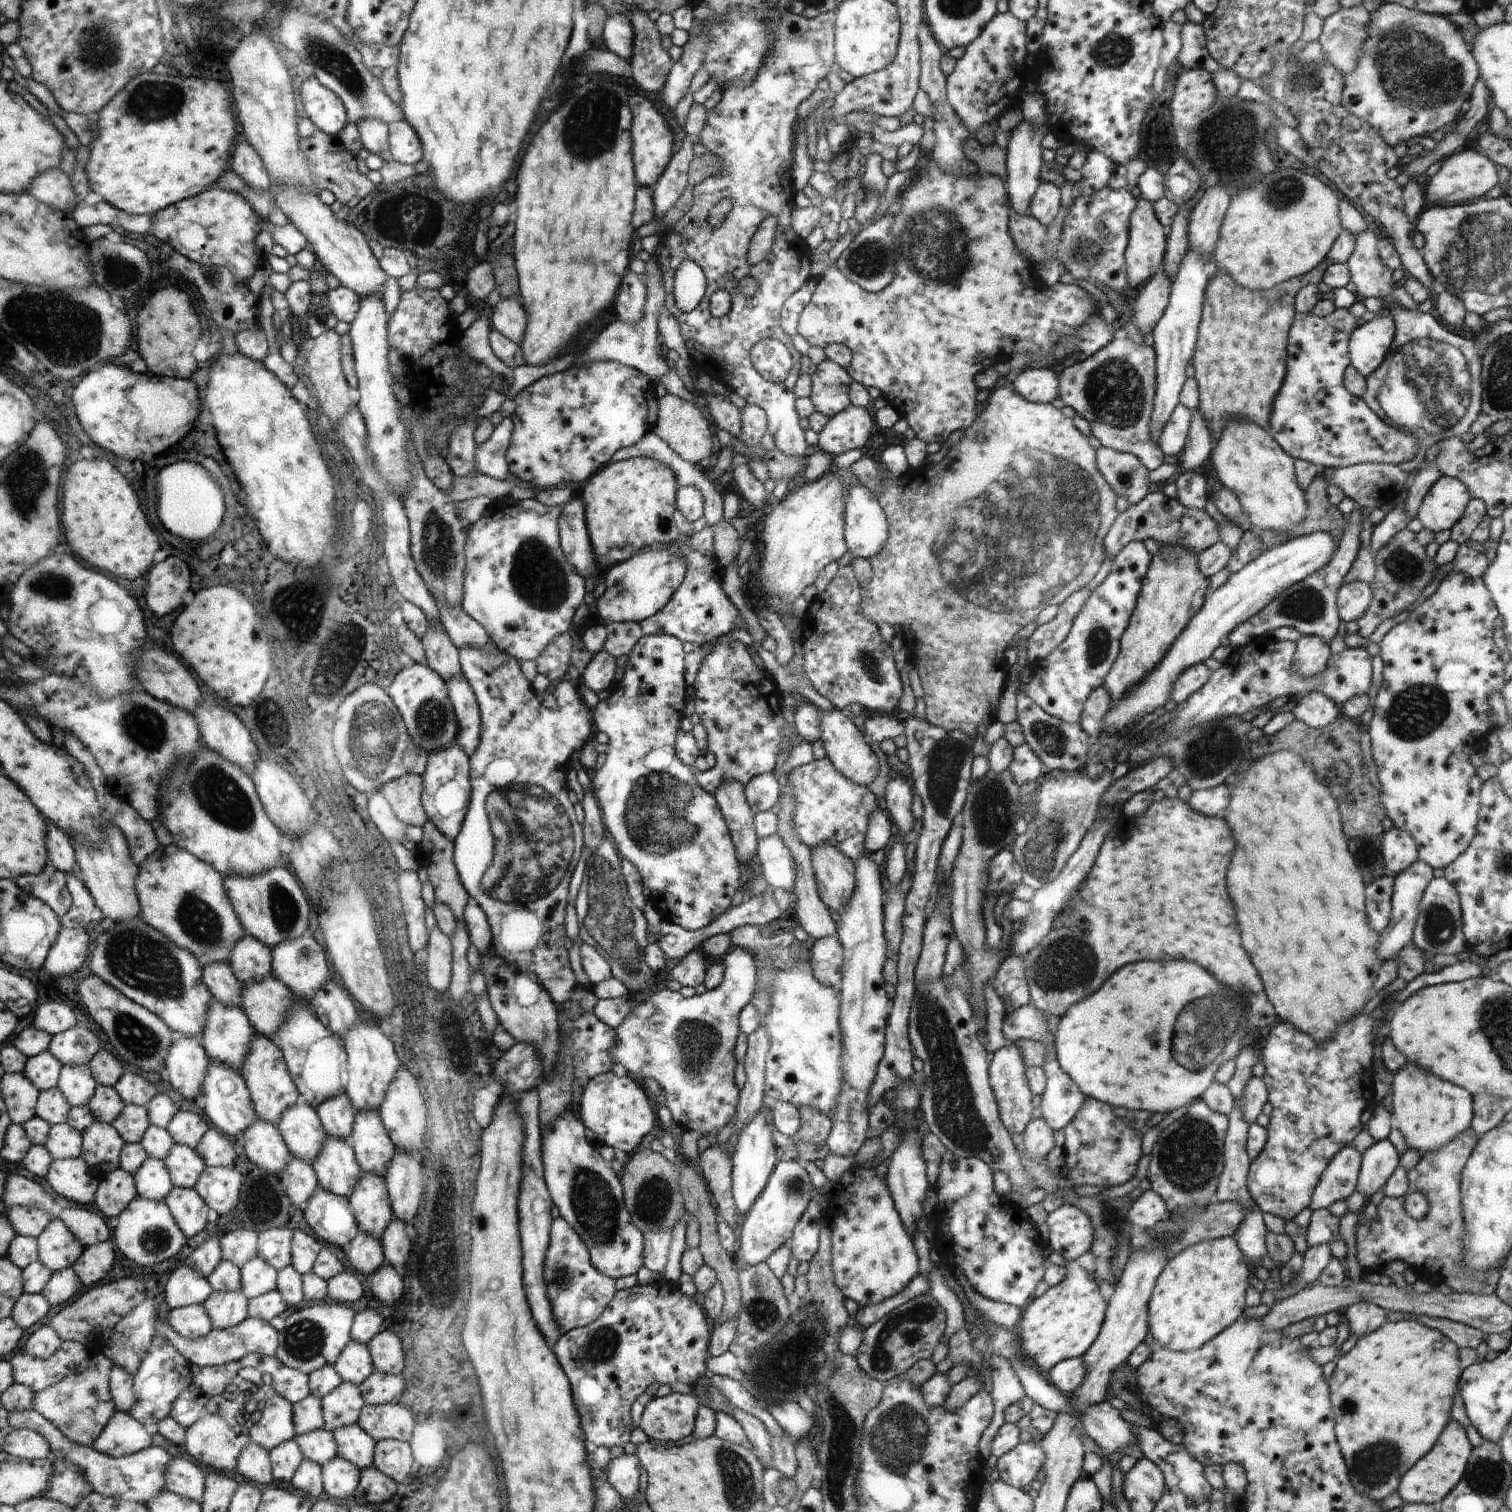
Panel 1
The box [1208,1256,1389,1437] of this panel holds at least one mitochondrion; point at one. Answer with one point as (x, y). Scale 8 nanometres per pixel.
(1346, 1407)

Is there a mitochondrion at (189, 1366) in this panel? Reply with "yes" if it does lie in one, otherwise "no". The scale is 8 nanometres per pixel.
no

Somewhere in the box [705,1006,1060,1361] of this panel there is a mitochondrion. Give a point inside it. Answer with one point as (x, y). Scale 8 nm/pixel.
(764, 1314)

